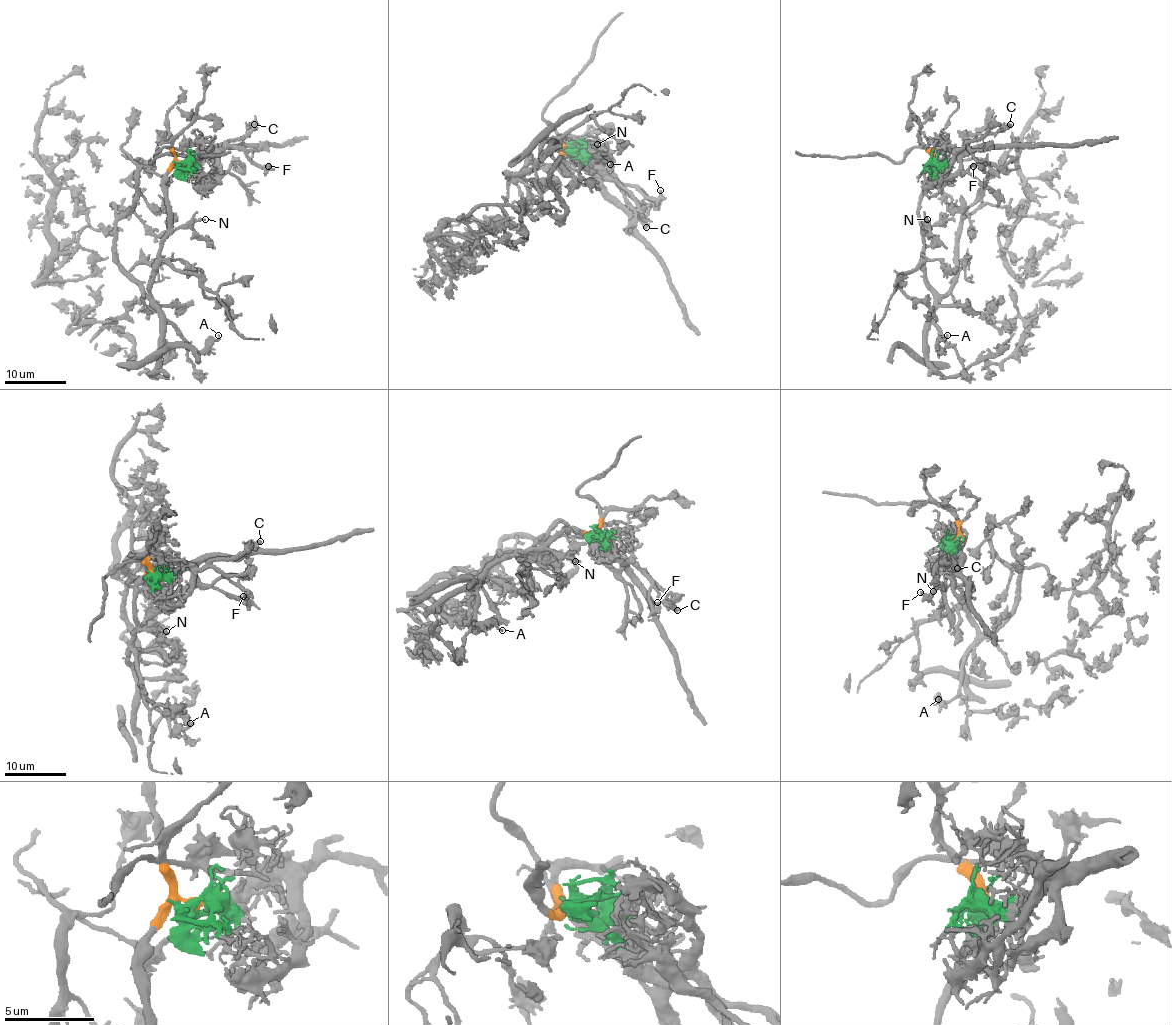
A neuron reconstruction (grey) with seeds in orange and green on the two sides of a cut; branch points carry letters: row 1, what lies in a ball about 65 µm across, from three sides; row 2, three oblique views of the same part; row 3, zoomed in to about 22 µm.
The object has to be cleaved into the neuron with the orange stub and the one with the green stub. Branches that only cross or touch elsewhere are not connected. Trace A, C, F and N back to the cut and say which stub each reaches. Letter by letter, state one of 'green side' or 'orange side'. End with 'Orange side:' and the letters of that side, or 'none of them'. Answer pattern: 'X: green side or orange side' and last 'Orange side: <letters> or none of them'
A: orange side
C: green side
F: green side
N: orange side
Orange side: A, N

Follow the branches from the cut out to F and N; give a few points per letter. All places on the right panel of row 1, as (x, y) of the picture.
F: (932, 163), (945, 165), (966, 148), (982, 166), (972, 166)
N: (932, 163), (937, 165), (920, 202), (918, 222), (921, 229), (928, 219)

